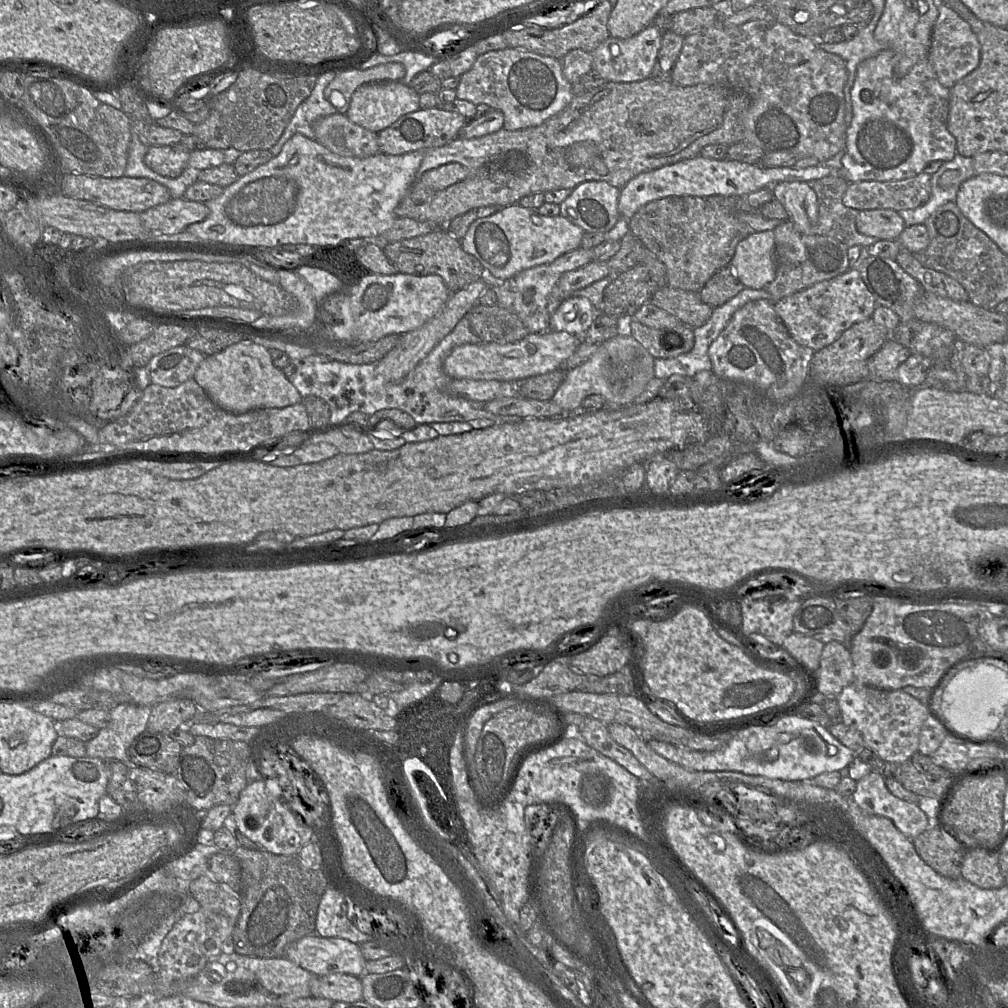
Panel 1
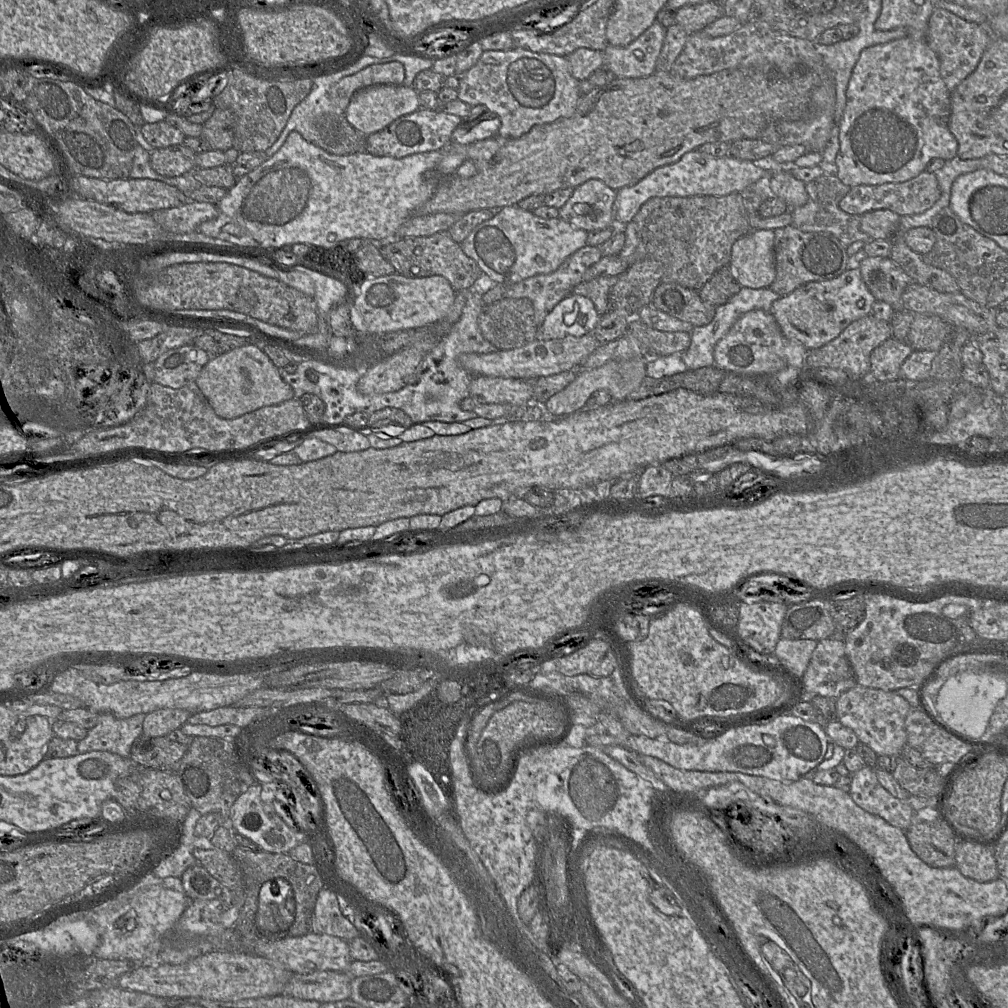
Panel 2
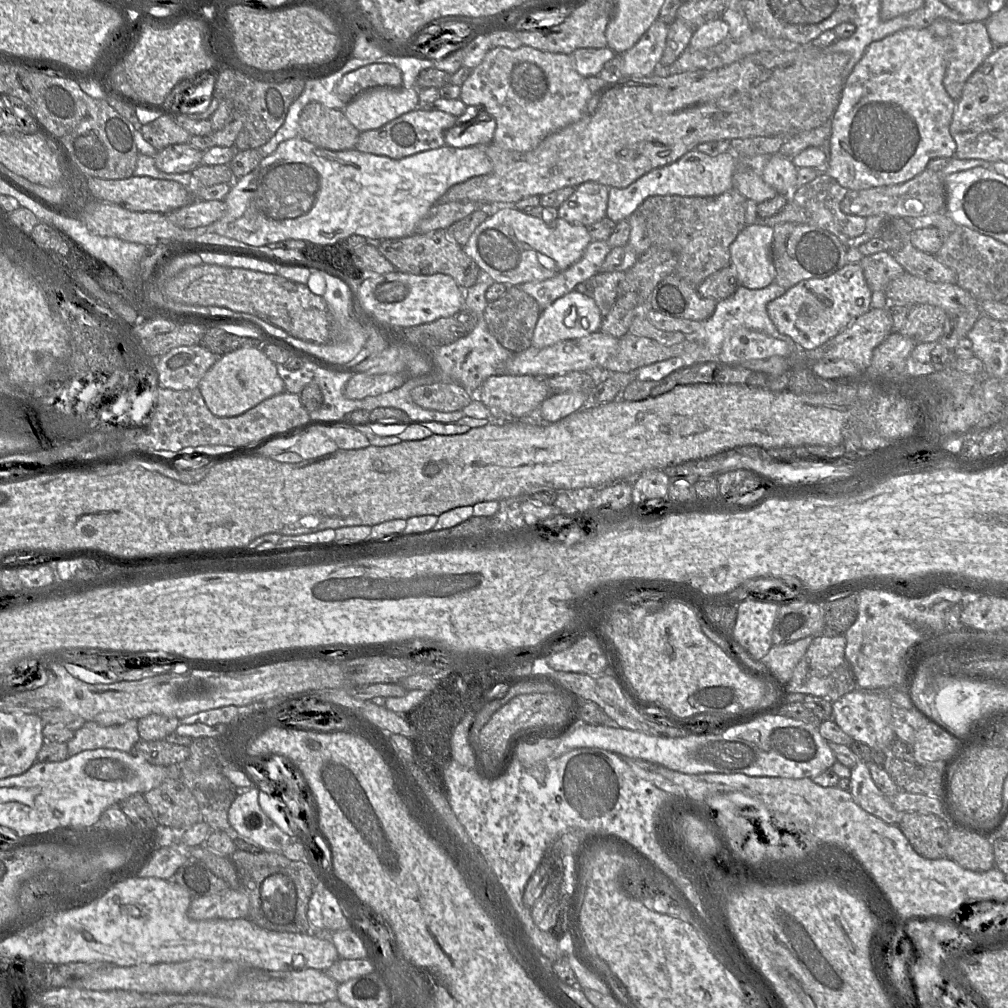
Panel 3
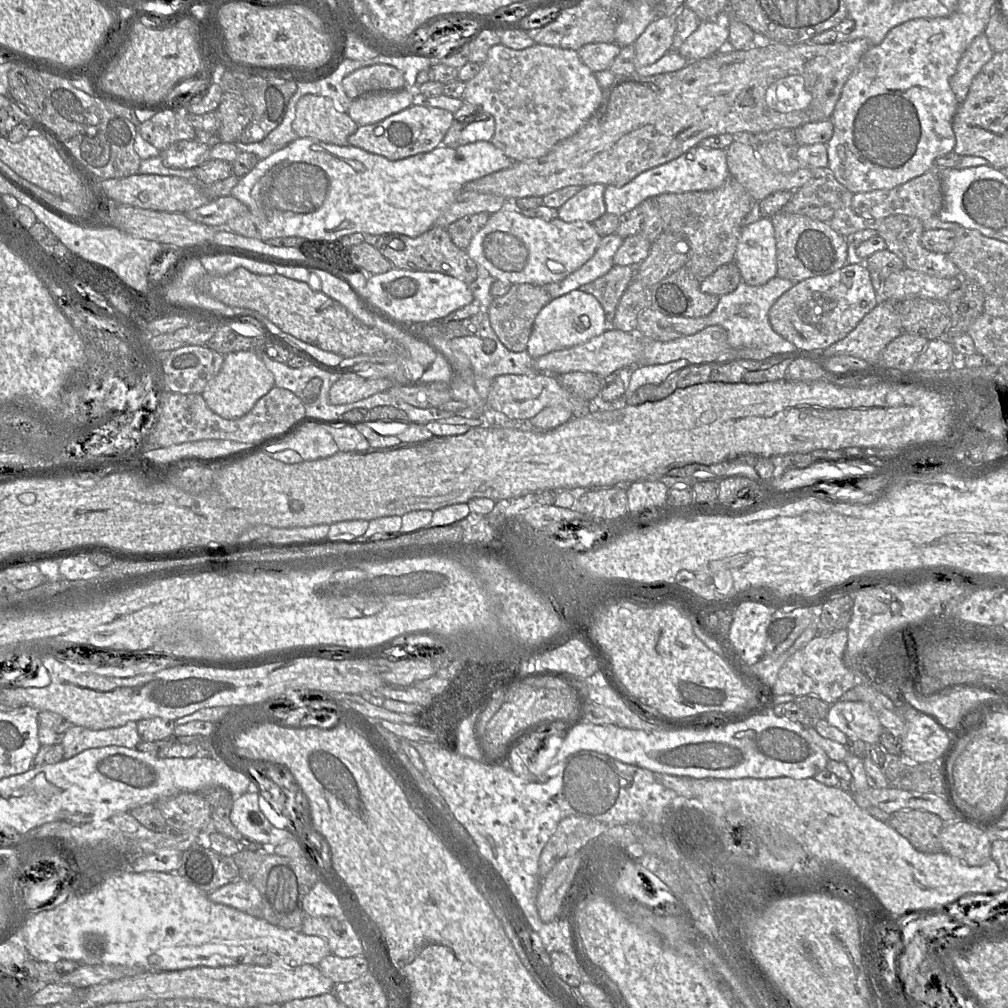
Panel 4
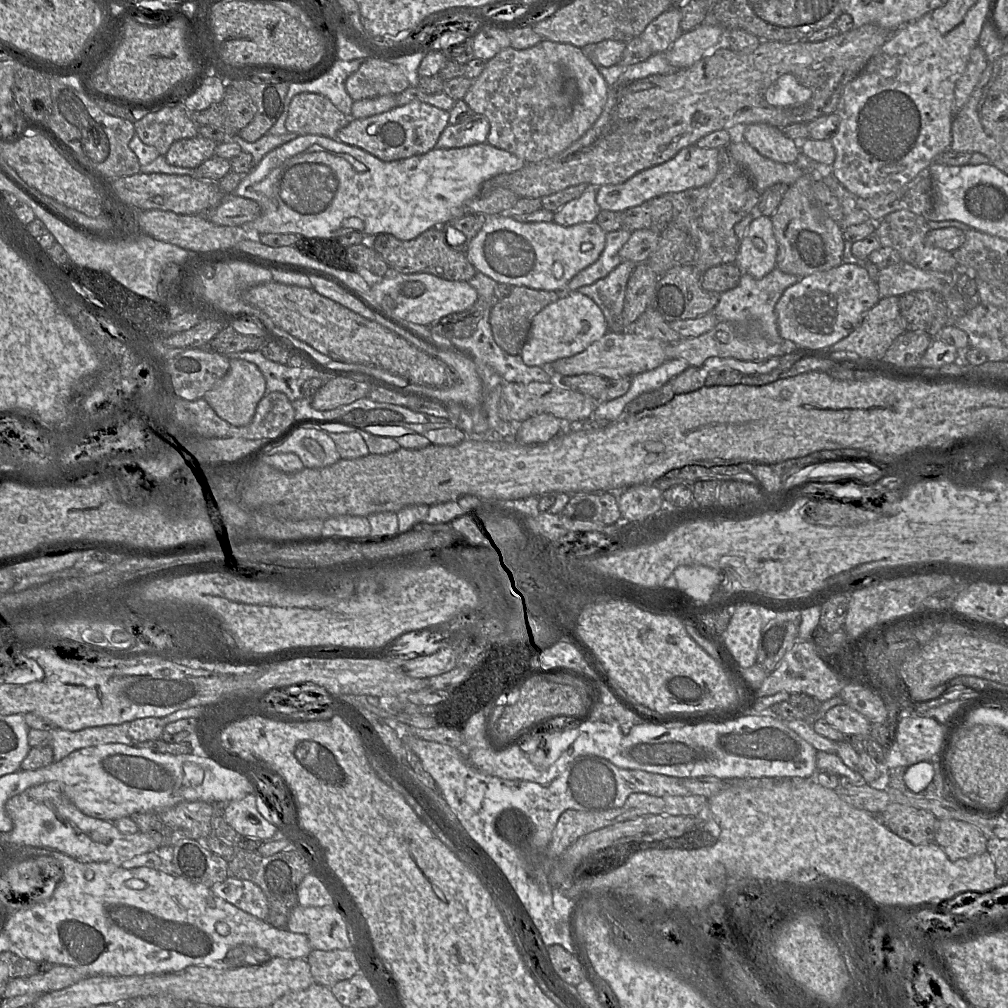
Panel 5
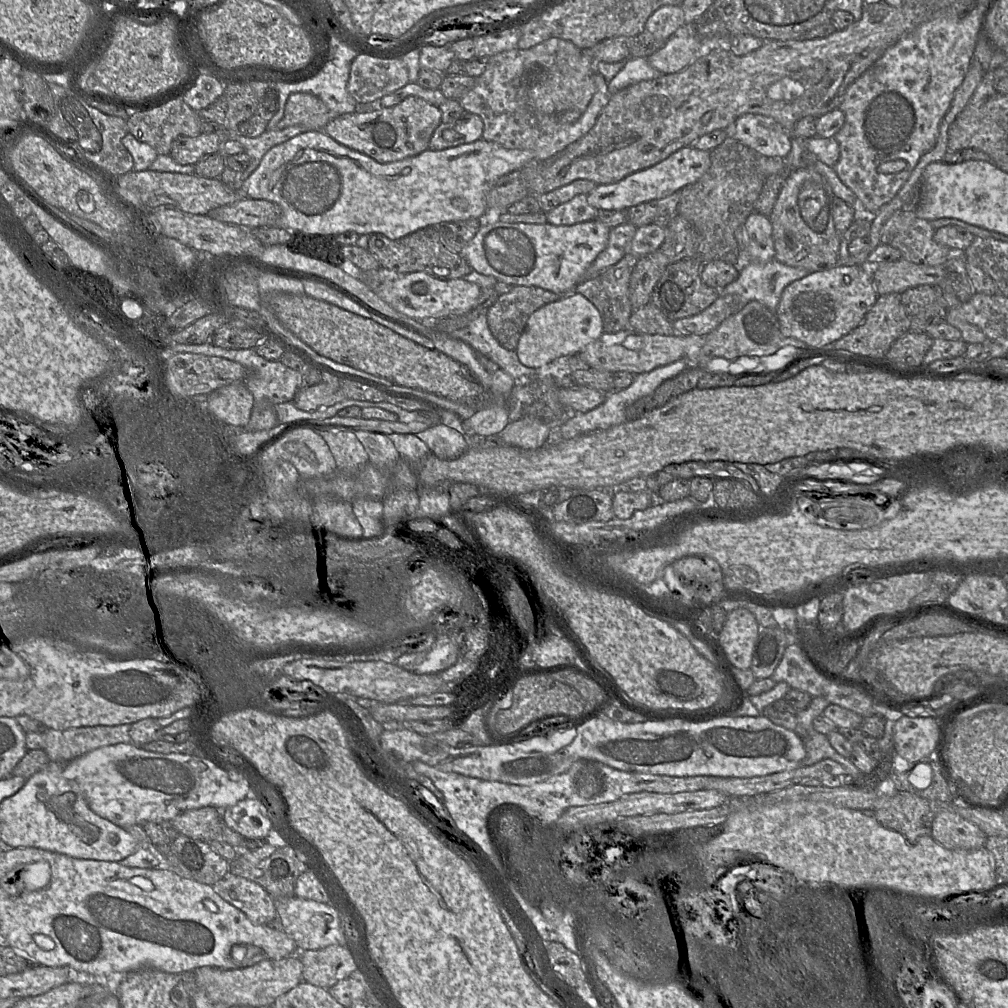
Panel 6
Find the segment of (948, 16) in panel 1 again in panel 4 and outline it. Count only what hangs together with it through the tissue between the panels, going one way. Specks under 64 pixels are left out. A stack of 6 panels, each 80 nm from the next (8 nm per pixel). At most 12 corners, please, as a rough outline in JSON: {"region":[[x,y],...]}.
{"region":[[984,32],[959,60],[950,86],[959,103],[993,57]]}

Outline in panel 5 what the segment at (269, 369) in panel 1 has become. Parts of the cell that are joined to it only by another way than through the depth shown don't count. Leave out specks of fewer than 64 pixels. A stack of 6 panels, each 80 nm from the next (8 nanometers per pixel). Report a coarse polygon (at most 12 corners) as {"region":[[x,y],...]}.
{"region":[[230,359],[203,399],[222,420],[244,426],[265,394],[260,369]]}

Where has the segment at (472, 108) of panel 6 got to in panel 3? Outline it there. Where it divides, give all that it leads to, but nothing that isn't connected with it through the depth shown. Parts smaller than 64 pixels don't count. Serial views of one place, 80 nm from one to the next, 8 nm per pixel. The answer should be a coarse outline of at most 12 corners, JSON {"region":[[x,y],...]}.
{"region":[[491,48],[460,100],[529,152],[593,93],[570,55]]}

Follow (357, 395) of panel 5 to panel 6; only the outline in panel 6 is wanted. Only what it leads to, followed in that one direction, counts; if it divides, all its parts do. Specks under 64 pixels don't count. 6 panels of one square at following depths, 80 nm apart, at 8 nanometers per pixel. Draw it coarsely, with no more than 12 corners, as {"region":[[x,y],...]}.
{"region":[[325,371],[323,380],[302,387],[293,403],[315,411],[346,399],[339,378]]}

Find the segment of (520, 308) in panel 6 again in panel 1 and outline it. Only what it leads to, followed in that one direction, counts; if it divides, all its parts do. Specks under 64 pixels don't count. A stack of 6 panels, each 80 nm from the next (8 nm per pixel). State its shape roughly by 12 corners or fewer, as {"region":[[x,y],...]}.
{"region":[[475,305],[470,329],[483,343],[514,343],[529,334],[499,305]]}

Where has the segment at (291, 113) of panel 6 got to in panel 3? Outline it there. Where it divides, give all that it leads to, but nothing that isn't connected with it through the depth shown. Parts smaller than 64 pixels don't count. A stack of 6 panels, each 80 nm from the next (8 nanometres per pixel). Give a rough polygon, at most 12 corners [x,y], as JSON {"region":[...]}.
{"region":[[303,108],[301,137],[332,151],[355,148],[360,134],[342,110]]}

